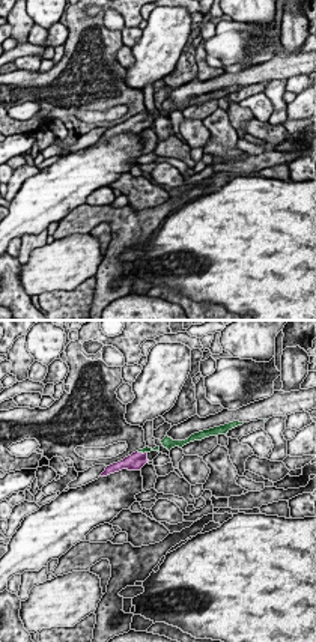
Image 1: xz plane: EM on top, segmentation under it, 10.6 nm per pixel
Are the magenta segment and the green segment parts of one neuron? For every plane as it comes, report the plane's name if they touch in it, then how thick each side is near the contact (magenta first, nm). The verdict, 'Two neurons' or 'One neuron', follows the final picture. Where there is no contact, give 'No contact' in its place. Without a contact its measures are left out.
Touches magenta in xz. Thickness 190 nm (magenta) against 60 nm

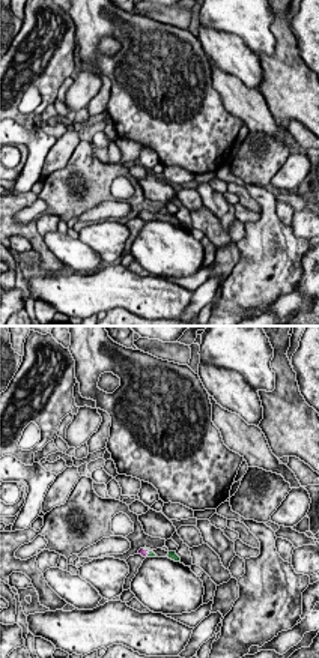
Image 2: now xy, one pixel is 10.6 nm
Touches magenta in xy. Thickness 70 nm (magenta) against 60 nm

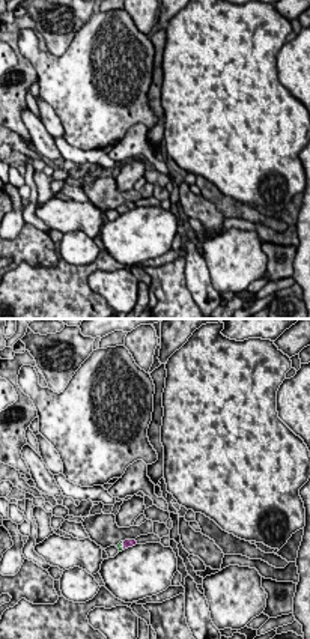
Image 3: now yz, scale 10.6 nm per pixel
Touches magenta in yz. Thickness 100 nm (magenta) against 60 nm

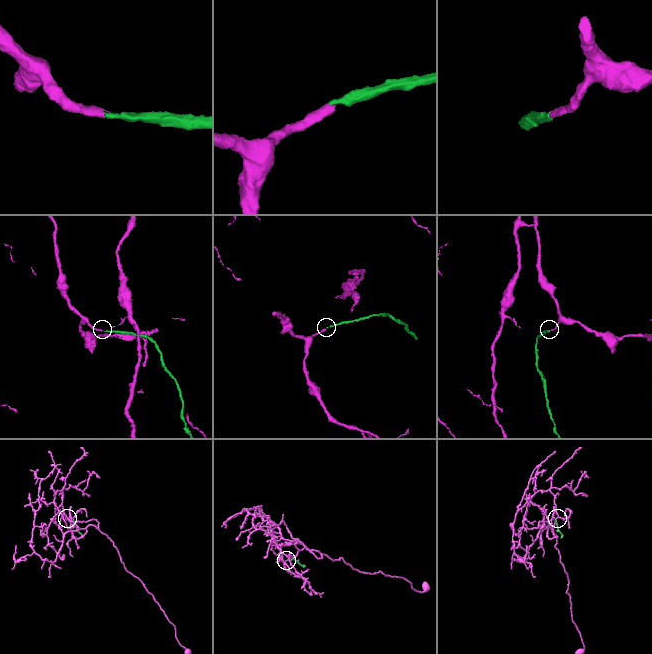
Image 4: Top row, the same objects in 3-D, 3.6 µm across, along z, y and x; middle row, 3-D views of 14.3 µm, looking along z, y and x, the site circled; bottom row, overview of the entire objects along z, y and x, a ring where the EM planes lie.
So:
One neuron

